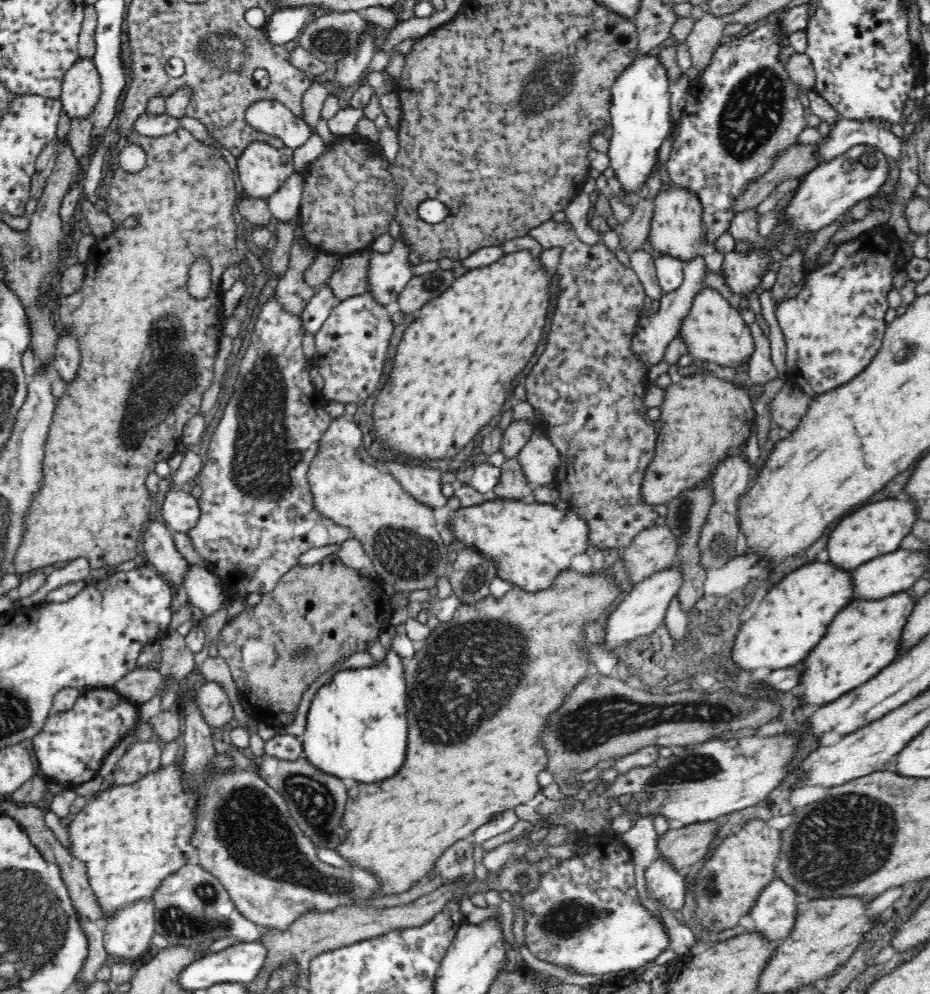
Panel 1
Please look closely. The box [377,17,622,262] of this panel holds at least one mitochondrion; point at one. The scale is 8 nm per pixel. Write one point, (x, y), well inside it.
(550, 78)

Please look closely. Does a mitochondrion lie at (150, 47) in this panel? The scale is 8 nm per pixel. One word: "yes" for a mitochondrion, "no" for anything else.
yes

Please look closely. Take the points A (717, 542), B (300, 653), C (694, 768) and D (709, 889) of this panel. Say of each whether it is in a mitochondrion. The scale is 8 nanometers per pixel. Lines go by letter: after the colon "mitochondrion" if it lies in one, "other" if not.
A: mitochondrion
B: mitochondrion
C: mitochondrion
D: mitochondrion

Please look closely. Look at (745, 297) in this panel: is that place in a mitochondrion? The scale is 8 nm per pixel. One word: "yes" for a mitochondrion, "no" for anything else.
no

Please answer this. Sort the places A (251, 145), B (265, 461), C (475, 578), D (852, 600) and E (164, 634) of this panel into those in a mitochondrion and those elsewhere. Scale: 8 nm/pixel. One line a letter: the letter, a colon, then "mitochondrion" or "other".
A: other
B: mitochondrion
C: mitochondrion
D: other
E: other

